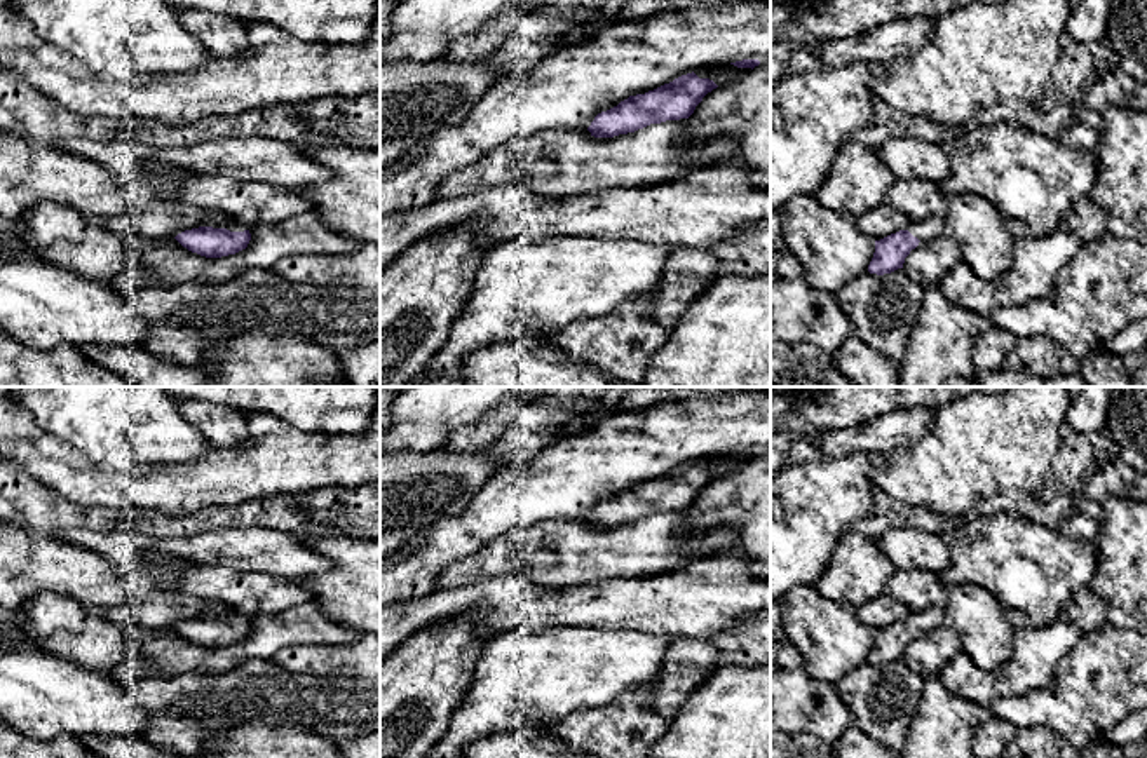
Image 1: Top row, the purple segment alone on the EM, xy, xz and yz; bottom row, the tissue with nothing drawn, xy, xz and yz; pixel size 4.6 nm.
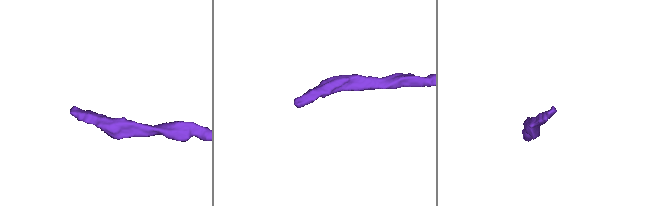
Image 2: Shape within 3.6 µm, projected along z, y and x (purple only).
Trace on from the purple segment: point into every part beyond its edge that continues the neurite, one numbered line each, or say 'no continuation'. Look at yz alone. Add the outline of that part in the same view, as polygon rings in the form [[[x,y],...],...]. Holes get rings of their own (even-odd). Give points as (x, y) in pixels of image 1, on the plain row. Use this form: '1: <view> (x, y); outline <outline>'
1: yz (924, 621); outline [[[945,605],[943,606],[934,606],[926,612],[912,612],[908,615],[908,622],[917,627],[920,633],[931,631],[945,622]]]

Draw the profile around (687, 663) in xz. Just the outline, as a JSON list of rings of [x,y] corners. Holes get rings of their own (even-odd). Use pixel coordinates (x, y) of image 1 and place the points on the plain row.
[[[671,638],[657,674],[652,709],[664,718],[673,718],[722,660],[706,640]]]

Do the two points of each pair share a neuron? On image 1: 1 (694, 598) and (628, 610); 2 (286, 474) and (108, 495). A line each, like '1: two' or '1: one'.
1: one
2: one

